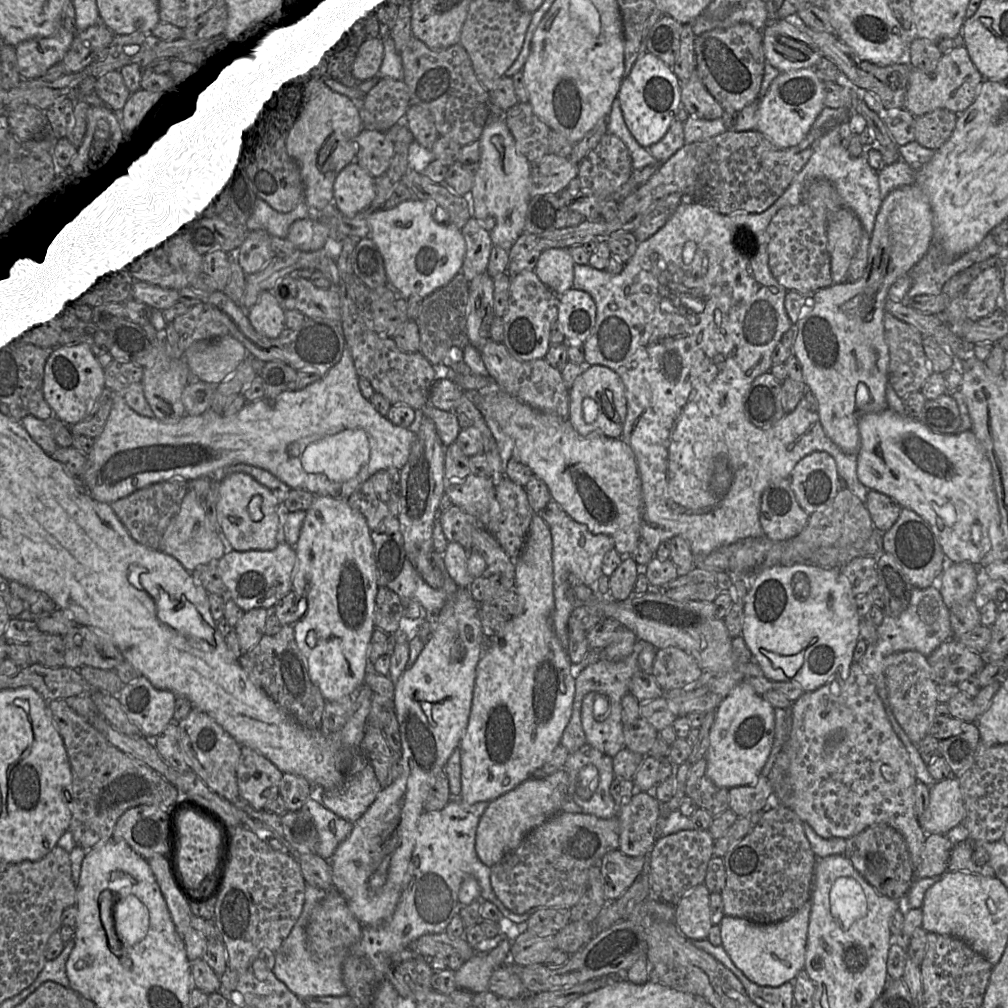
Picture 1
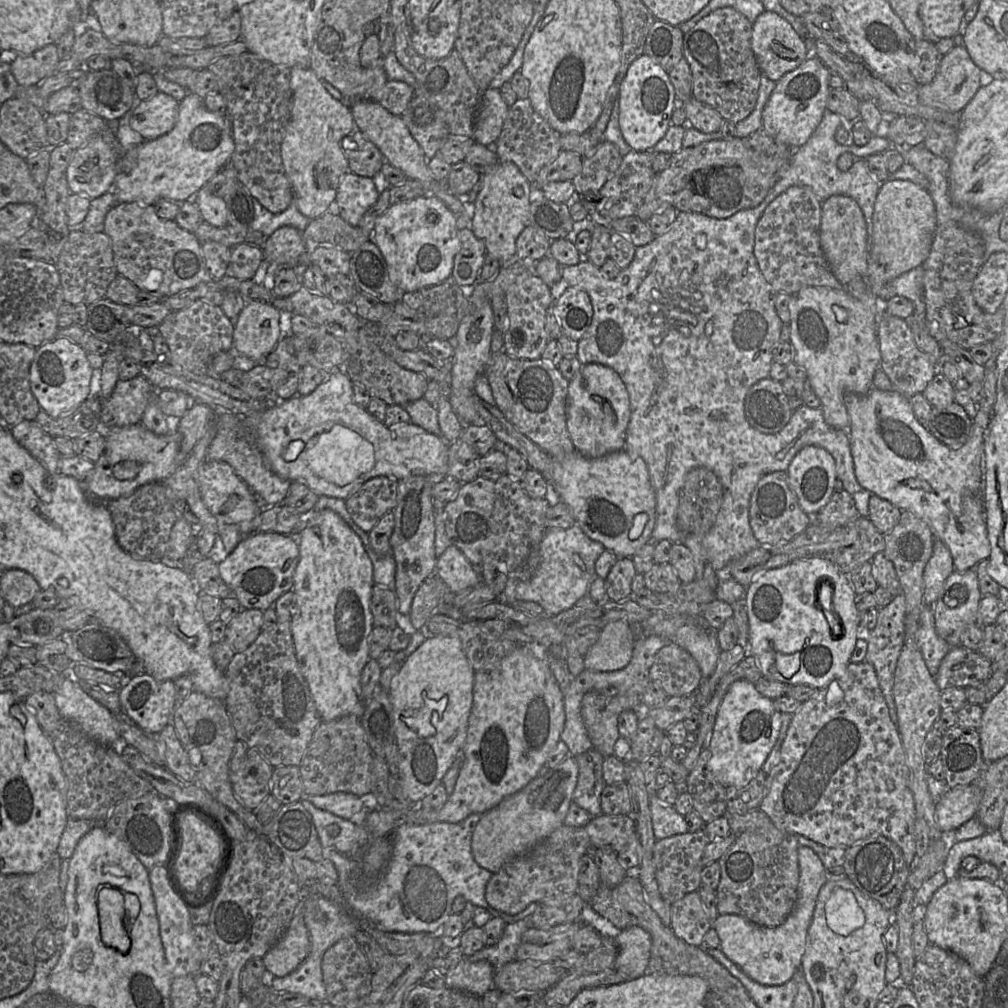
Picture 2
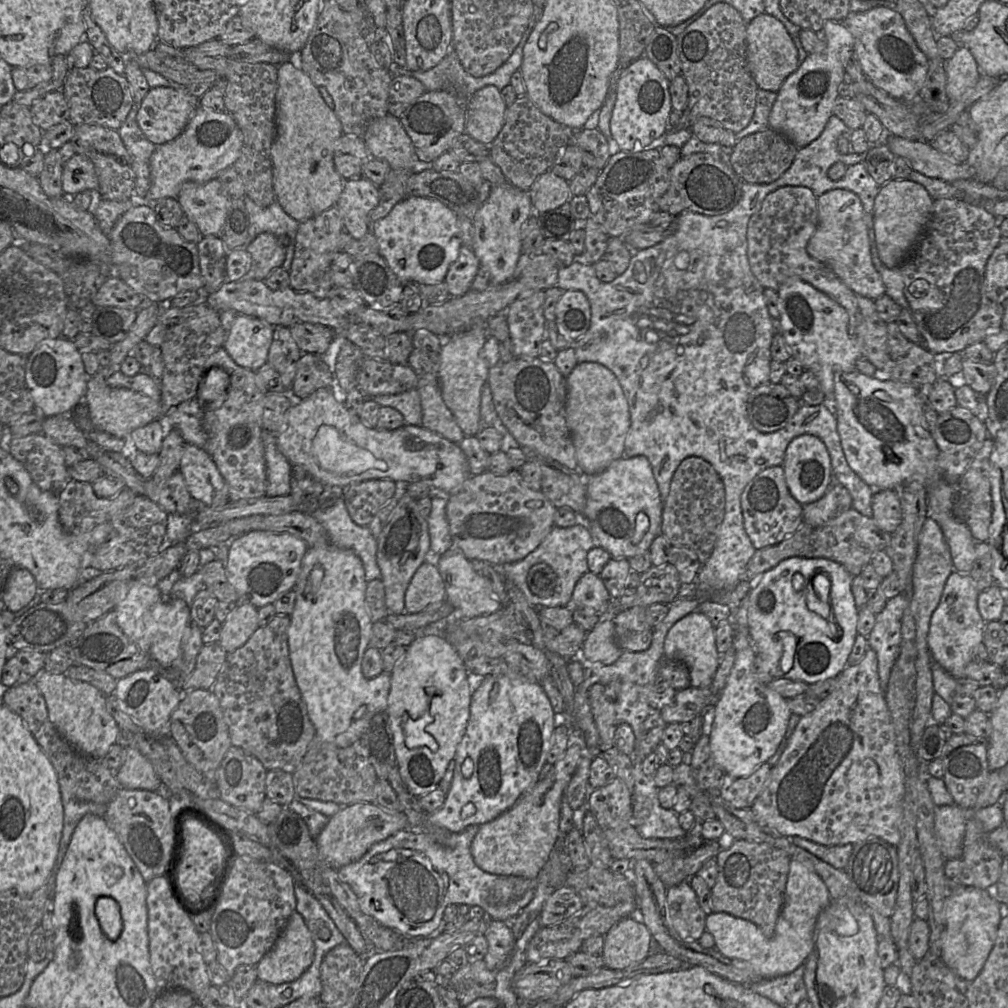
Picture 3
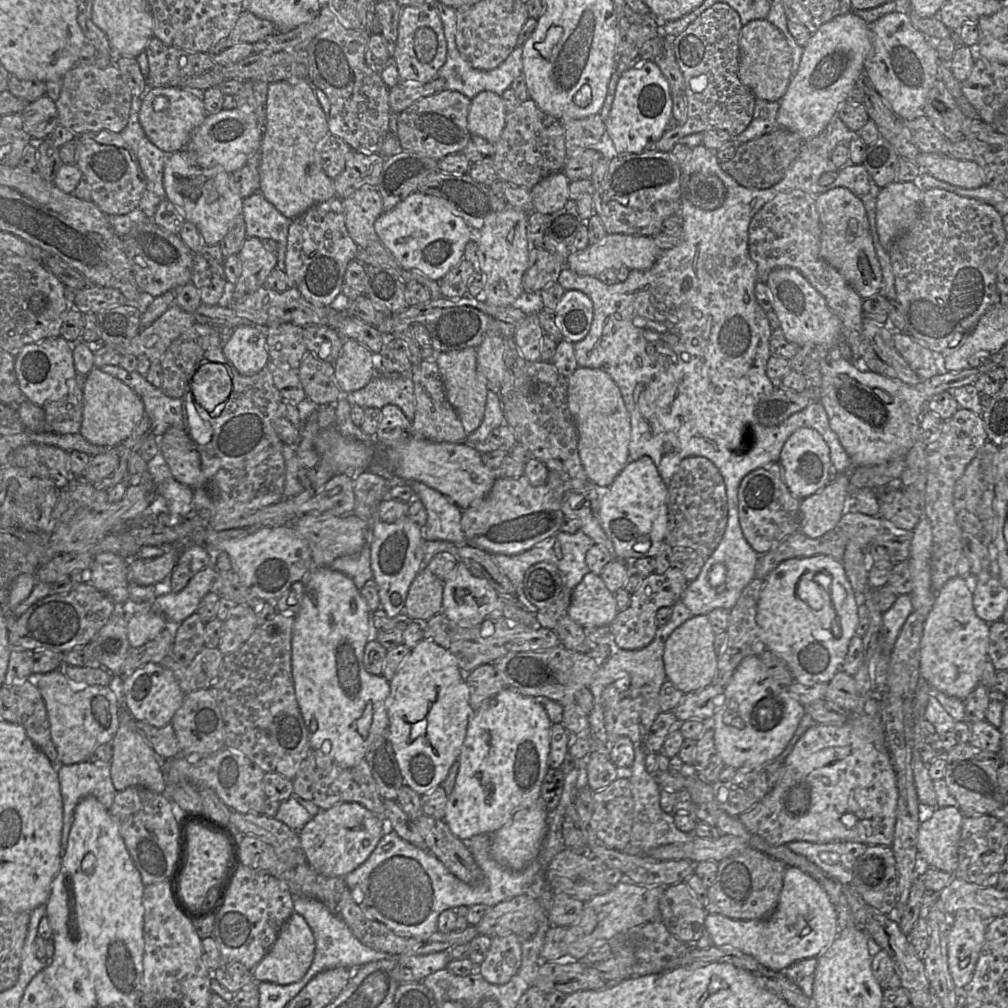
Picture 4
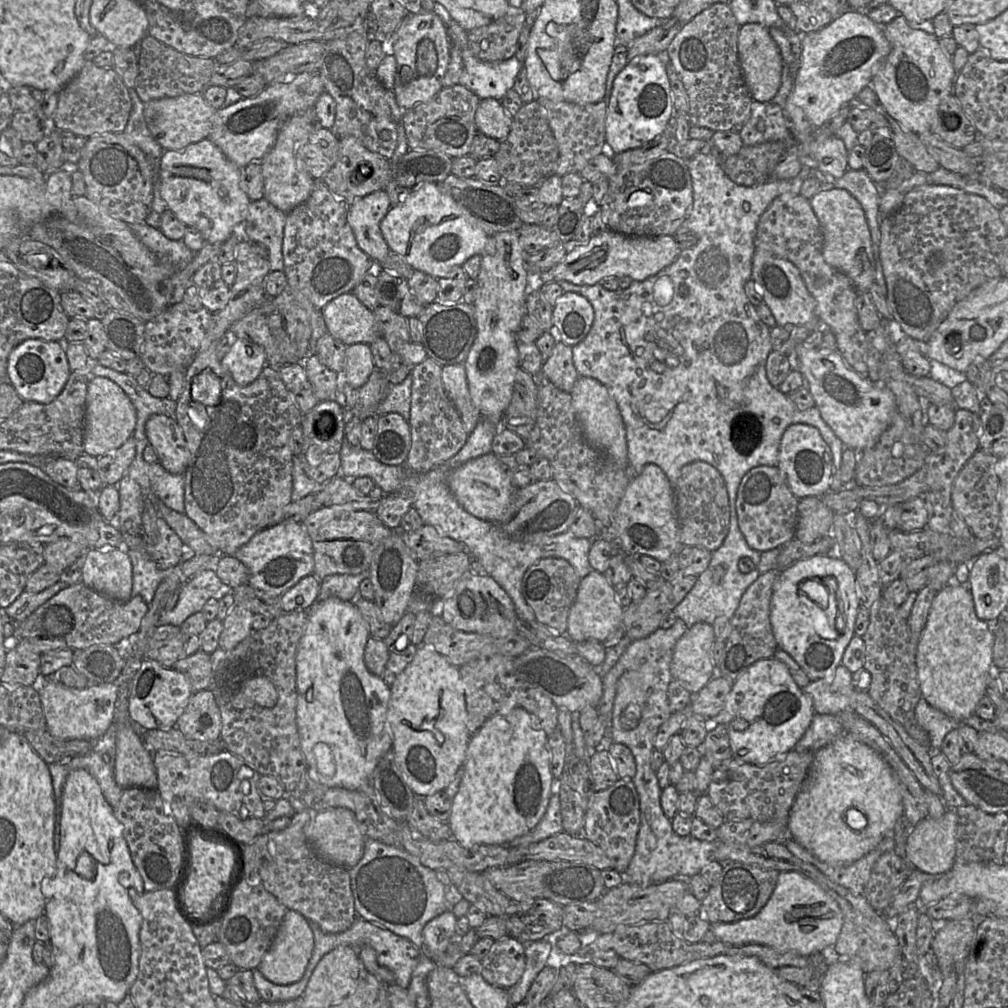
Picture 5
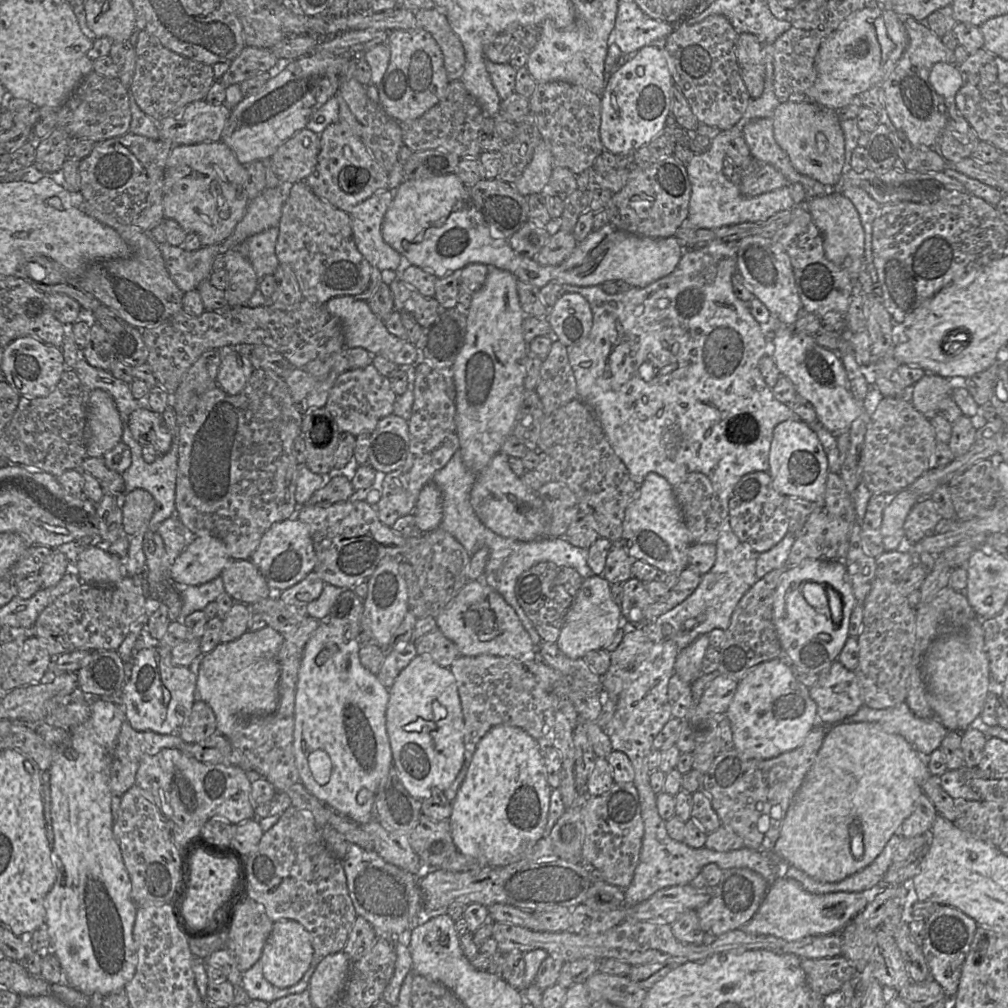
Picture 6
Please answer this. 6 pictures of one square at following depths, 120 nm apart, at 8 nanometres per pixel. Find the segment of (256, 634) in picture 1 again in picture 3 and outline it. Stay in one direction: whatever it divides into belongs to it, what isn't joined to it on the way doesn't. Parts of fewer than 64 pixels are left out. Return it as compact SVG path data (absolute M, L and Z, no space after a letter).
M249 603L237 604L222 624L218 642L227 653L242 647L259 627L258 609Z

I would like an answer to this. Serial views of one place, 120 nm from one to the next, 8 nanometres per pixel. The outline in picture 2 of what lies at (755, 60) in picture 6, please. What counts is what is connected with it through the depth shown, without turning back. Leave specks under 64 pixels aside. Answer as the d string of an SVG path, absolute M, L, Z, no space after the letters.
M764 10L752 24L751 47L761 74L777 82L807 59L807 50L792 26L778 14Z

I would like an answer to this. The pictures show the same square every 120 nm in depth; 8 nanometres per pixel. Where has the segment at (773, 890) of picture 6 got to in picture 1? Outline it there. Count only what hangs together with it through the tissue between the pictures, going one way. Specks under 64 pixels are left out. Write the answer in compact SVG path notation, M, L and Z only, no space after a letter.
M809 899L794 915L776 923L759 924L724 915L719 924L722 947L753 983L760 986L781 986L795 979L799 971L804 969L810 912Z

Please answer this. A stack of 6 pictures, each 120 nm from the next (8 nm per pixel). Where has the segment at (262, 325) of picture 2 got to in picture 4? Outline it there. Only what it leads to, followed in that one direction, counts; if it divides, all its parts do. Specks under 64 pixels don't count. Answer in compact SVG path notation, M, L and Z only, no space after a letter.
M241 325L235 328L222 351L243 376L255 375L270 361L265 328L256 325Z

